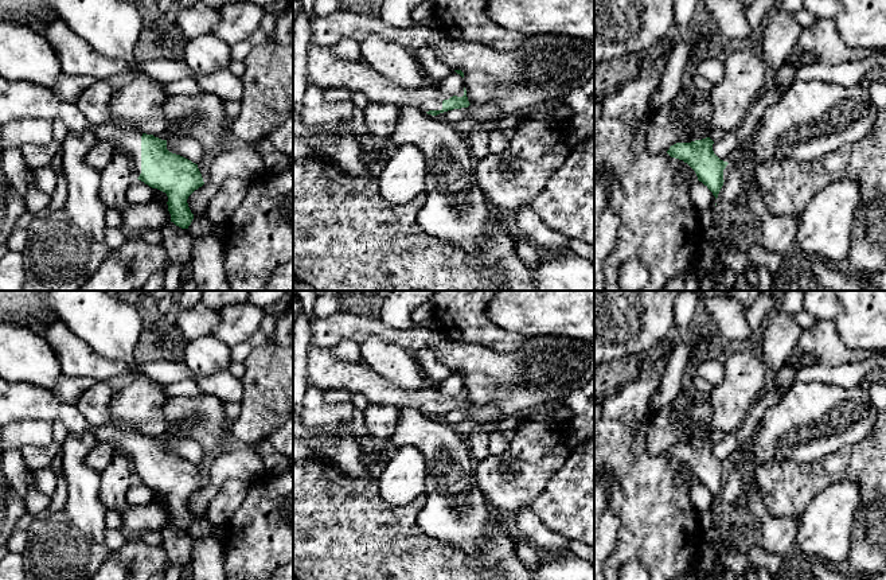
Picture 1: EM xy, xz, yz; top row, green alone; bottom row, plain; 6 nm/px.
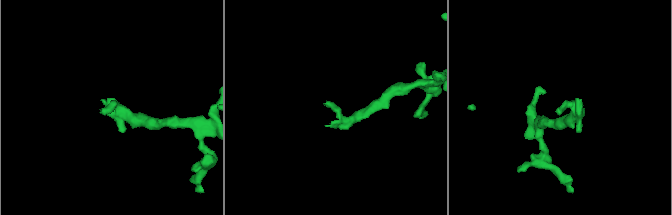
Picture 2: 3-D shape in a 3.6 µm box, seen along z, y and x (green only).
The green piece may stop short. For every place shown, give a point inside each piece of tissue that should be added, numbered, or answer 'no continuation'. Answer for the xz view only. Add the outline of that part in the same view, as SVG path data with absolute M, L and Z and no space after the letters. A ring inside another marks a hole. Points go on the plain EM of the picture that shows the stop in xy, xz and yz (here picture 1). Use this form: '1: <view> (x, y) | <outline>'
1: xz (324, 370) | M308 347L307 381L308 385L323 392L344 389L354 394L363 394L370 404L397 406L398 409L411 408L424 414L441 412L444 401L464 397L464 392L457 396L446 396L436 388L410 390L397 386L364 363L336 358L333 347Z

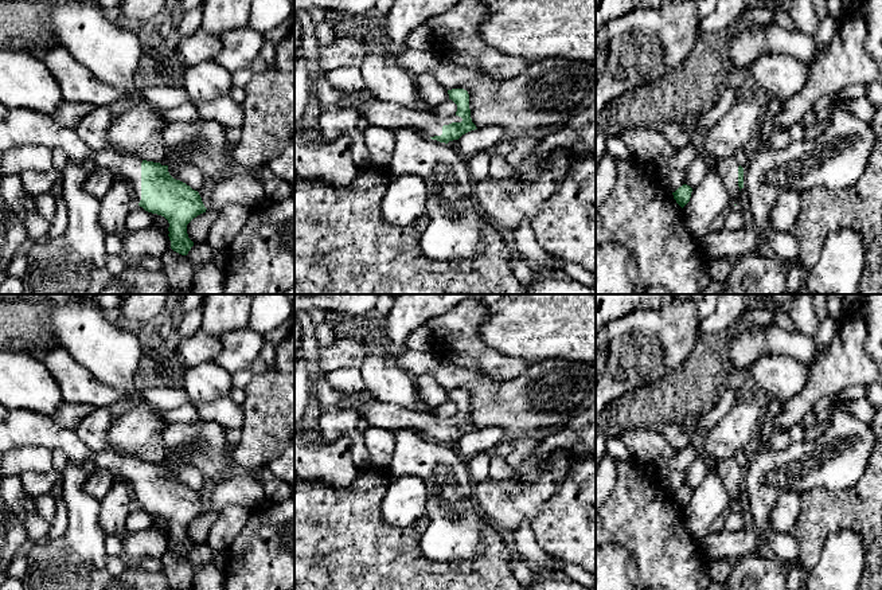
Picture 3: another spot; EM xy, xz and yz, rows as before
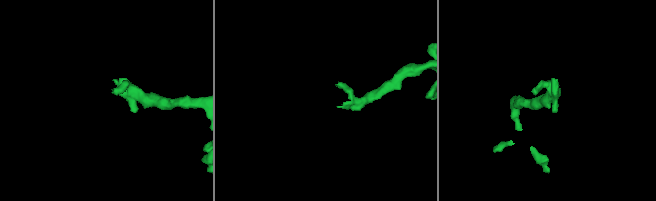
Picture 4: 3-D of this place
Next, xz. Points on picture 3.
1: xz (428, 425) | M327 376L313 383L312 391L321 409L340 409L342 401L350 399L352 405L351 410L364 418L368 426L386 427L393 431L407 429L428 439L441 437L444 426L463 422L463 419L456 415L442 419L430 410L403 410L395 405L382 403L374 398L363 399L359 391L344 392L335 390Z

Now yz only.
1: yz (728, 469) | M735 458L722 460L718 464L718 476L727 495L731 499L733 505L737 505L739 488L738 488L738 462Z

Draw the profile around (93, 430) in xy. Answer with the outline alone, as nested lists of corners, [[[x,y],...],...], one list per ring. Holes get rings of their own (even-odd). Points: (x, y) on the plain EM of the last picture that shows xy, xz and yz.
[[[98,407],[81,421],[75,433],[91,453],[101,453],[112,449],[108,439],[112,421],[113,417],[108,407]]]

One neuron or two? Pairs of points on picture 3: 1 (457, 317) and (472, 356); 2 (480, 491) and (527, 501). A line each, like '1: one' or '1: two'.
1: one
2: one

